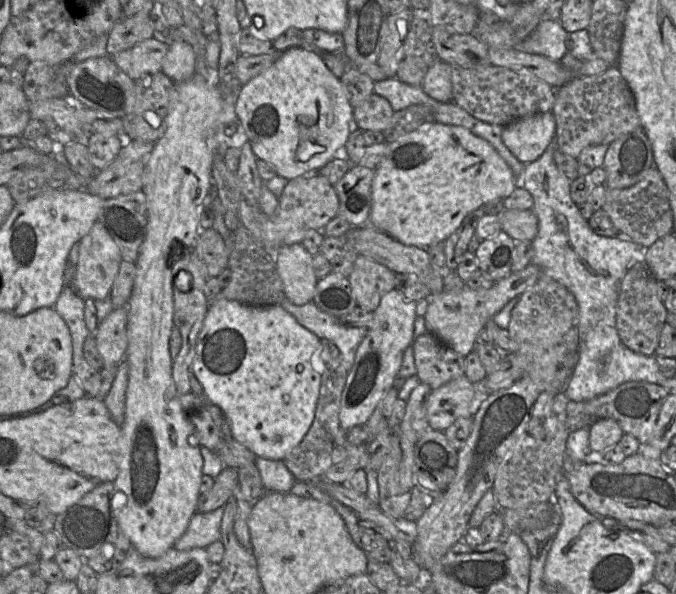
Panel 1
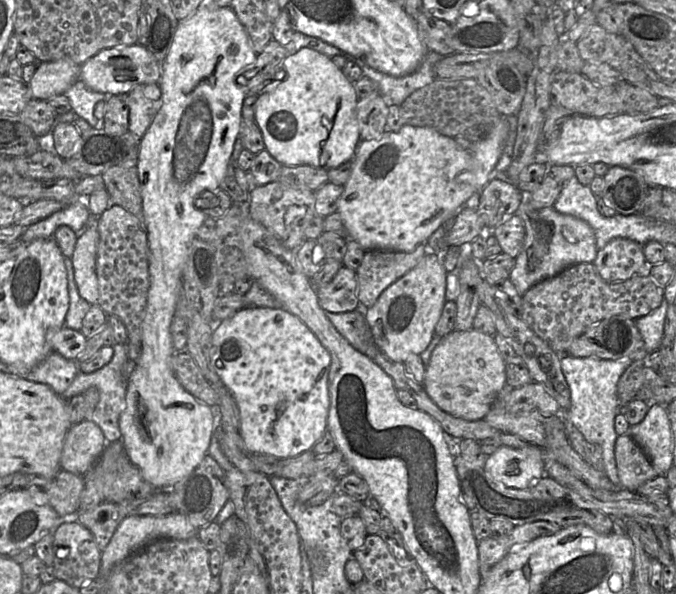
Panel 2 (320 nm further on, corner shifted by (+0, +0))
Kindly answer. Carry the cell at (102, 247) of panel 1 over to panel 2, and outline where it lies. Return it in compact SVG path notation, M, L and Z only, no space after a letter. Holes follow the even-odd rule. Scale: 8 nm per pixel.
M90 214L87 227L77 238L71 257L78 292L90 305L98 304L99 301L98 278L96 274L99 244L97 227L98 217Z

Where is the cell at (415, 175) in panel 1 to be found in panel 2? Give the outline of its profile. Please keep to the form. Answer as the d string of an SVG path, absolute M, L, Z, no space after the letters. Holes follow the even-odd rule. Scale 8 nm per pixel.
M404 125L398 131L385 132L380 139L361 140L351 160L352 172L344 185L344 190L338 201L337 212L340 214L348 232L348 239L355 240L365 250L390 250L411 252L418 245L426 242L428 237L449 216L456 215L466 202L479 193L475 187L464 180L464 172L471 170L471 153L463 149L453 137L446 136L431 127Z

